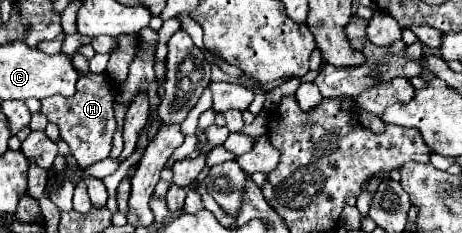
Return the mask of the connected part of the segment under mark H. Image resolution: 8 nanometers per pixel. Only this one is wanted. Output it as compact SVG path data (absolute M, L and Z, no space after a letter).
M79 72L77 92L71 98L51 96L41 100L41 112L47 116L49 122L57 124L61 130L61 138L69 144L77 164L87 168L97 160L103 160L110 155L113 146L113 135L117 129L117 122L113 116L113 100L117 94L117 84L111 82L107 74L91 74Z

